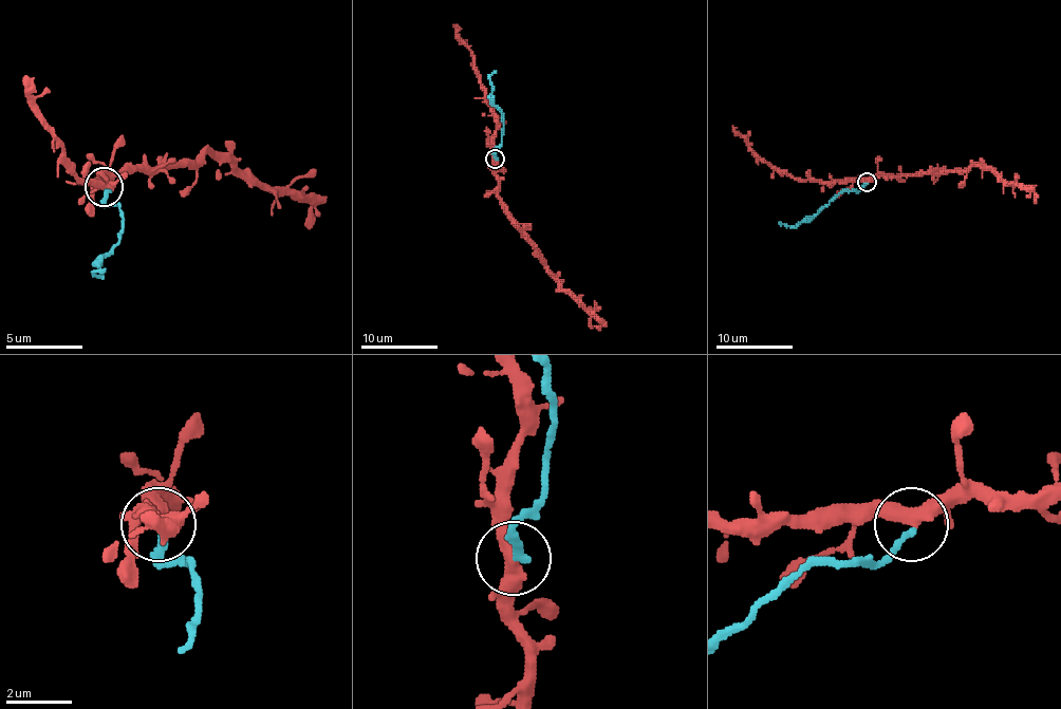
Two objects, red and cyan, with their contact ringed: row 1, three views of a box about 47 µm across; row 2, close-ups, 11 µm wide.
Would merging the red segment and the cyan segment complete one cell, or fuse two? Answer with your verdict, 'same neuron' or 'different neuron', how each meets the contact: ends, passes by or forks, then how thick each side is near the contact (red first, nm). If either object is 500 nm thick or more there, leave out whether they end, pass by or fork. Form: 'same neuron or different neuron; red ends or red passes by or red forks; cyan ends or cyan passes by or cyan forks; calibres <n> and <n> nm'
different neuron; red passes by; cyan ends; calibres 400 and 240 nm

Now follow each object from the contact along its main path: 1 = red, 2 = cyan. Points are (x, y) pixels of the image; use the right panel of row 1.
1: (866, 182), (881, 175), (956, 171), (987, 166), (1007, 182), (1030, 185), (1036, 203)
2: (866, 183), (858, 191), (840, 191), (825, 206), (795, 226), (779, 222)

